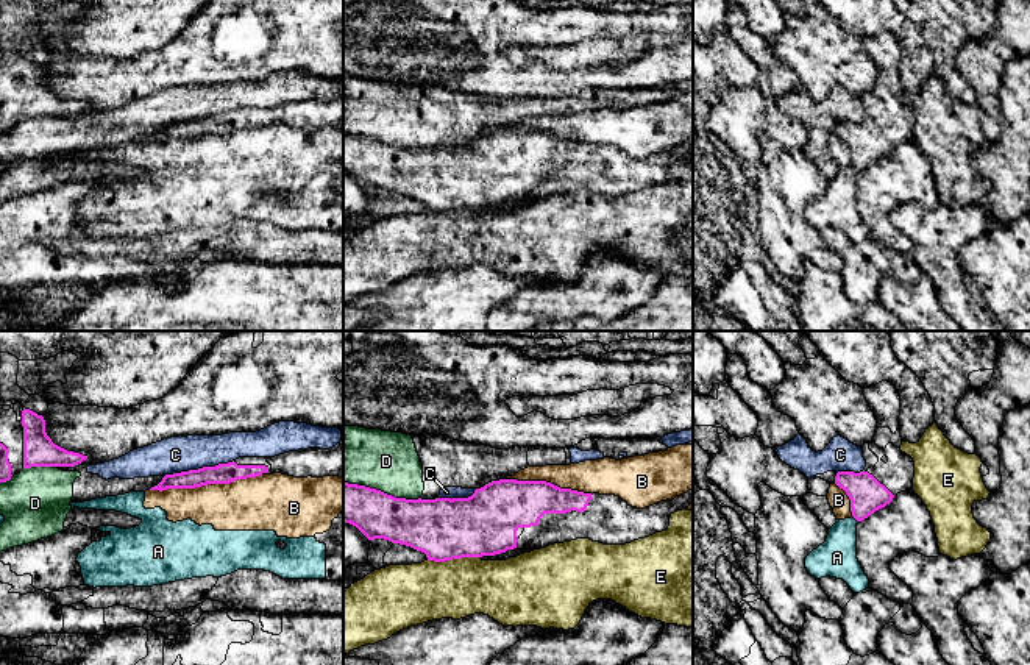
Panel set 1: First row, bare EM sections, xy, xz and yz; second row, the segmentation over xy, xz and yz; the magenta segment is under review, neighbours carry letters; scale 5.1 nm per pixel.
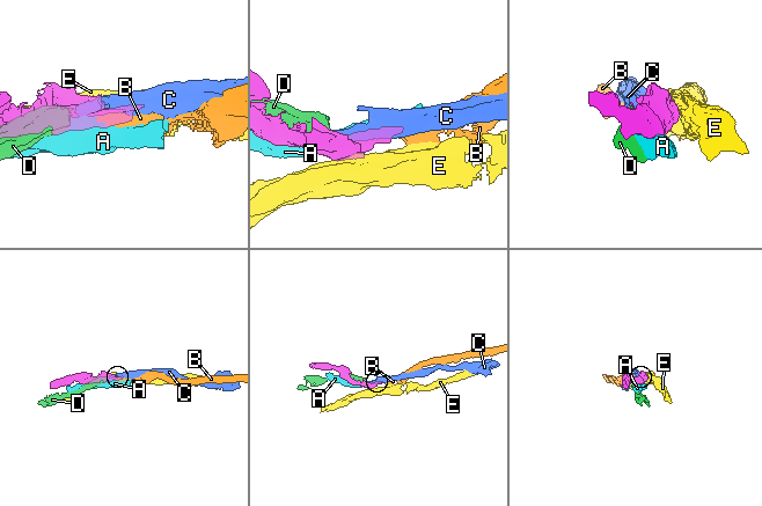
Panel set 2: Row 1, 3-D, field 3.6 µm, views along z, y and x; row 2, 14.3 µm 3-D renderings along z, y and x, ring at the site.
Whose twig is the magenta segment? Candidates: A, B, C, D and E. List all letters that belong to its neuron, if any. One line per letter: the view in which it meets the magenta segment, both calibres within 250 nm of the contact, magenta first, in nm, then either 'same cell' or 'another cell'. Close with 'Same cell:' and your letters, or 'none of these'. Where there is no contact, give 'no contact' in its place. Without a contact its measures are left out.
A: contact in yz; calibres 180 and 200 nm; another cell
B: contact in xy; calibres 110 and 280 nm; another cell
C: contact in xy; calibres 110 and 190 nm; another cell
D: contact in xz; calibres 260 and 300 nm; another cell
E: contact in xz; calibres 320 and 300 nm; another cell
Same cell: none of these

